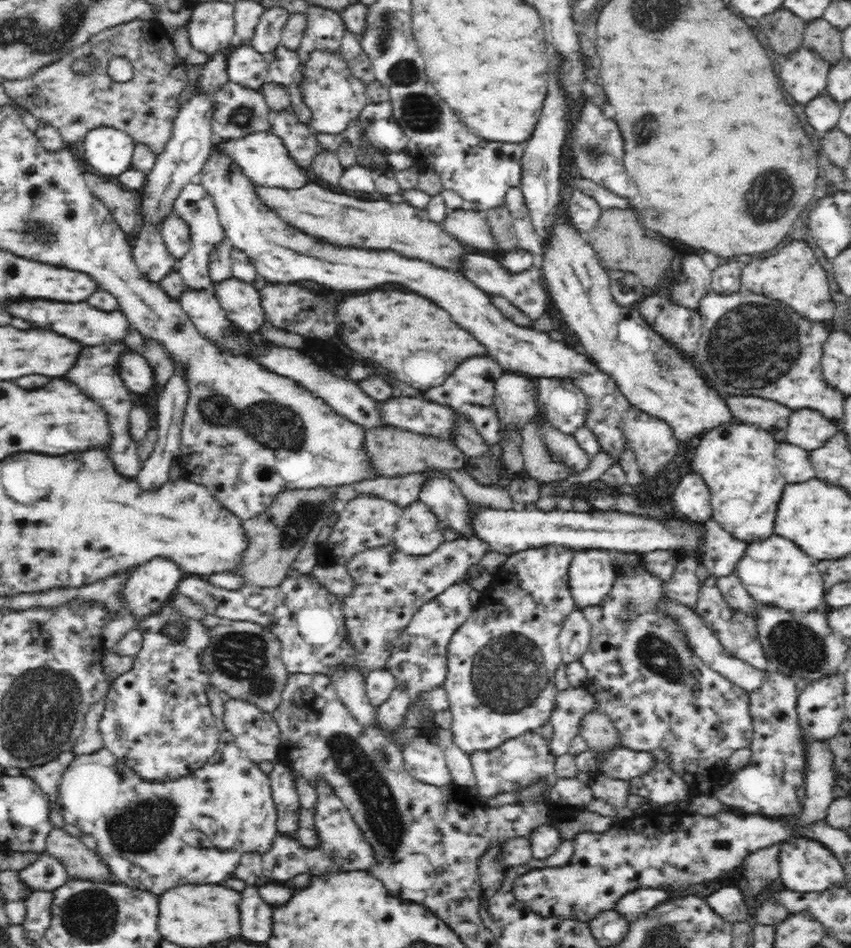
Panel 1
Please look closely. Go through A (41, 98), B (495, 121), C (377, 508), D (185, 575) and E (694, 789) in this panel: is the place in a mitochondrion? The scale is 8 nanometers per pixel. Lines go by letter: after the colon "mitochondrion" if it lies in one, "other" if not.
A: other
B: other
C: other
D: other
E: other

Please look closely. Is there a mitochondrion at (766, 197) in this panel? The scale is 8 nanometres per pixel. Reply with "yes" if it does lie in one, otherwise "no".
yes

